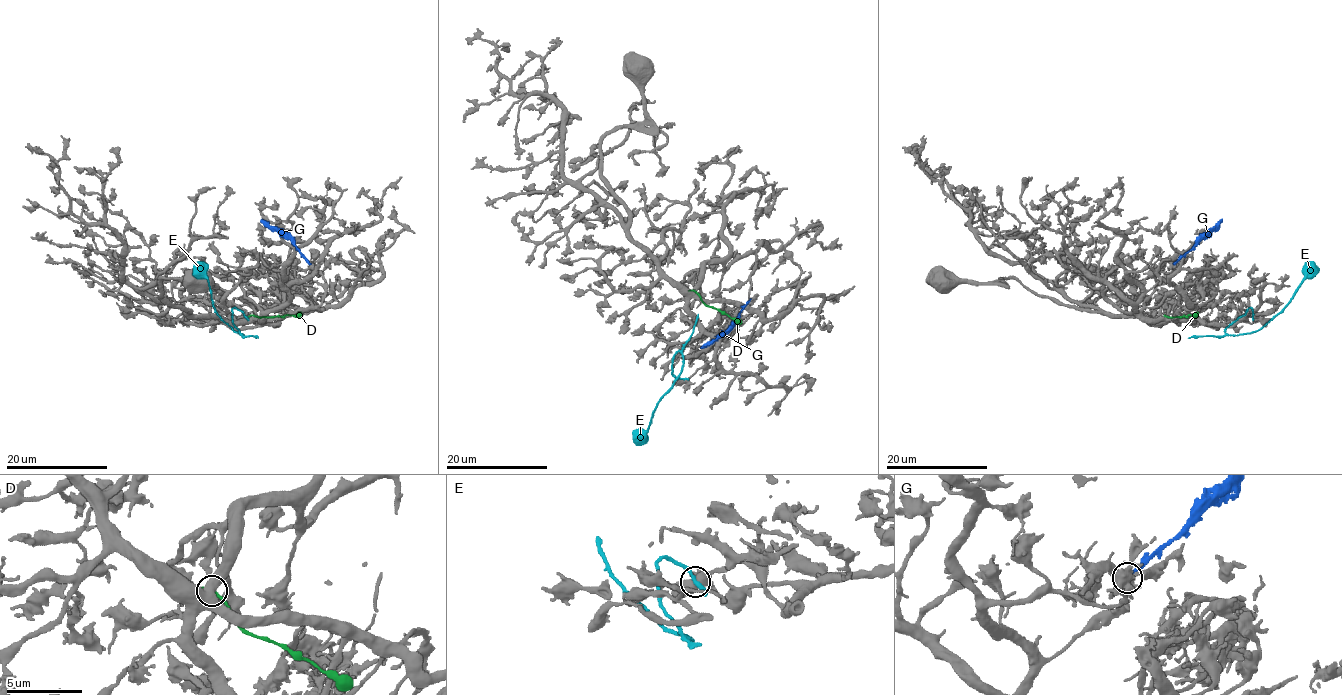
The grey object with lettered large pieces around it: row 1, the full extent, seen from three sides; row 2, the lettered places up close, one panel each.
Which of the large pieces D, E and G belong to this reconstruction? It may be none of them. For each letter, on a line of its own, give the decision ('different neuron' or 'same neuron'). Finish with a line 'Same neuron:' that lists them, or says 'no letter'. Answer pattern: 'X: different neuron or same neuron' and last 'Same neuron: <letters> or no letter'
D: different neuron
E: different neuron
G: different neuron
Same neuron: no letter

